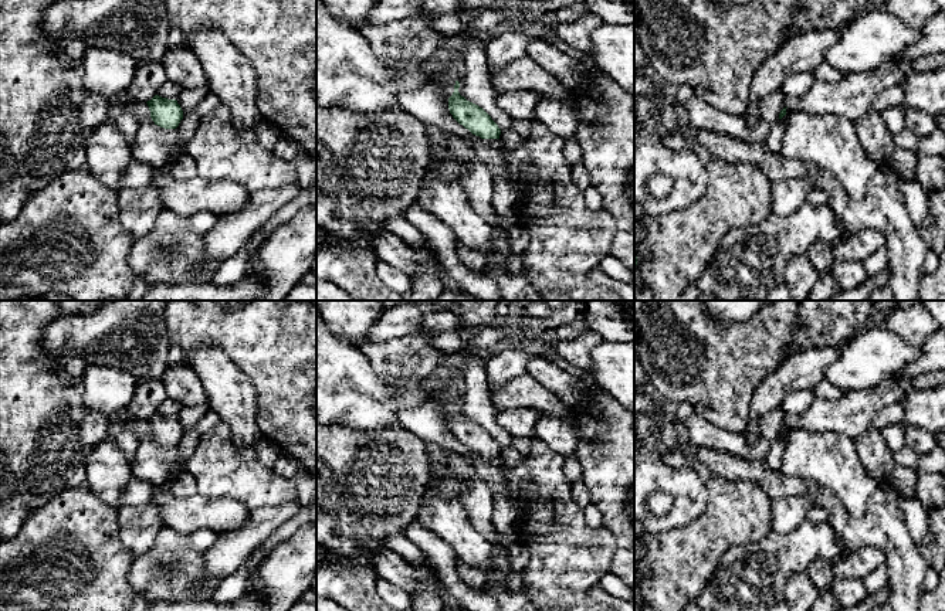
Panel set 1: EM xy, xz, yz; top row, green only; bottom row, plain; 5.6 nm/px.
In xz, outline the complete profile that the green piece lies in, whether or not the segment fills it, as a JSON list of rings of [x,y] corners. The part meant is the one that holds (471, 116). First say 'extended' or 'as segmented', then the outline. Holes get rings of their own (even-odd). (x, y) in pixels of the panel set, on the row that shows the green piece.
extended; [[[455,81],[454,92],[448,98],[448,109],[453,118],[482,140],[474,146],[477,156],[490,170],[494,181],[492,208],[504,218],[518,217],[518,194],[512,183],[514,174],[501,156],[501,129],[491,116],[478,105],[467,101],[458,92]]]

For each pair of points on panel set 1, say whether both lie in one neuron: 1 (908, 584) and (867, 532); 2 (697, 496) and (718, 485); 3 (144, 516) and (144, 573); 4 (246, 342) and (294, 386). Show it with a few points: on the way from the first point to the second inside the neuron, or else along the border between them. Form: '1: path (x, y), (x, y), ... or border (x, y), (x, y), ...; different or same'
1: path (905, 570), (904, 563), (881, 540); same
2: border (703, 479), (707, 488), (708, 505), (690, 520); different
3: border (162, 525), (155, 542), (135, 557); different
4: path (257, 349), (283, 374); same

